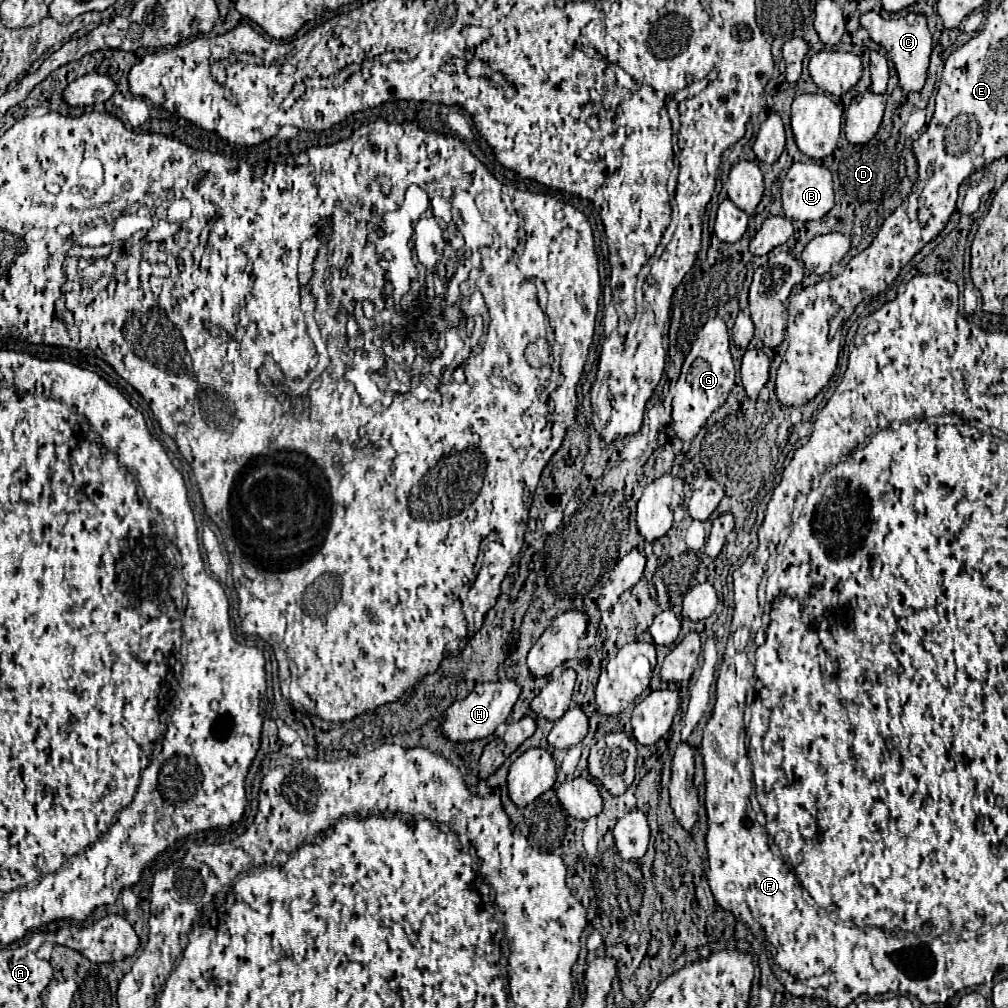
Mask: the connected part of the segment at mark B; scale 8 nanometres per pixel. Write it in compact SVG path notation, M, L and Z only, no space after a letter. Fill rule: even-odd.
M796 162L782 182L782 208L790 220L820 220L834 206L832 174L814 162Z

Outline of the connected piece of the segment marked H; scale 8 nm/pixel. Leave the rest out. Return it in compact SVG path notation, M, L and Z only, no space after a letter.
M500 678L496 682L484 682L478 684L464 700L454 702L448 710L446 716L440 724L440 730L454 742L470 742L470 740L480 740L486 738L490 734L494 734L494 730L506 722L506 718L510 716L516 700L520 698L522 686L516 680L510 678Z

